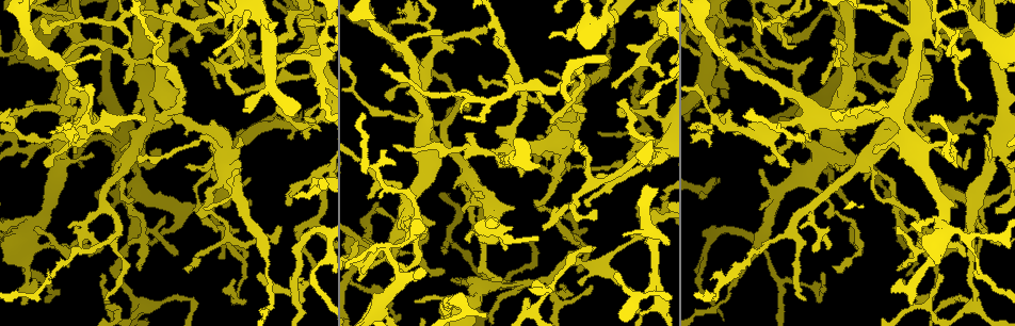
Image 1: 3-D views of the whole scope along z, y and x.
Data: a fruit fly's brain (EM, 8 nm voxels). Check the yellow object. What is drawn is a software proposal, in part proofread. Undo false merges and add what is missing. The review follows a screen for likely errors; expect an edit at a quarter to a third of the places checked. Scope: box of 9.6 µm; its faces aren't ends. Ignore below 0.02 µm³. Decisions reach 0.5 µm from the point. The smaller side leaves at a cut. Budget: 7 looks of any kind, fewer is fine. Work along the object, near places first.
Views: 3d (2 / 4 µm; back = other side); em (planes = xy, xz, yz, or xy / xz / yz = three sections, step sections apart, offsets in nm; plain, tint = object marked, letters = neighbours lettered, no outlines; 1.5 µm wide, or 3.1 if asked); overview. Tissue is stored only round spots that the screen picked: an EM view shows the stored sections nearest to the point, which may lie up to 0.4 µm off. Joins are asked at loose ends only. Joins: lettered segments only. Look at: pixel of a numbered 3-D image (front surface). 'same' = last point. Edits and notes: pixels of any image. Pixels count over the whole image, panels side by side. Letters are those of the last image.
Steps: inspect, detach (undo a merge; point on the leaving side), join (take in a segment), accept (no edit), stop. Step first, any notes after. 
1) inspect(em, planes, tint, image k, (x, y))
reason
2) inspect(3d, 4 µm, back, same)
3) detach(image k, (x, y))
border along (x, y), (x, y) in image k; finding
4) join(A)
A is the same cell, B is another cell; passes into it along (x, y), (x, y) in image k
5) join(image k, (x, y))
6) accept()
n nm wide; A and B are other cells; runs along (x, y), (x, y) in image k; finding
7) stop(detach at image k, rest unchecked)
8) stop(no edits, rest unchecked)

inspect(em, planes, letters, image 1, (320, 118))
calibre changes

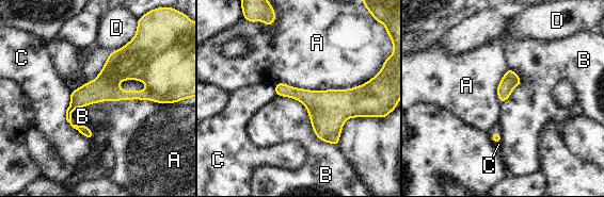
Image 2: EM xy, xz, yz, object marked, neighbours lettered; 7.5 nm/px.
accept()
A touches over 750 nm; A, B, C and D are other cells; one neuron here

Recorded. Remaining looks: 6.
inspect(em, planes, letters, image 1, (696, 110))
an open end

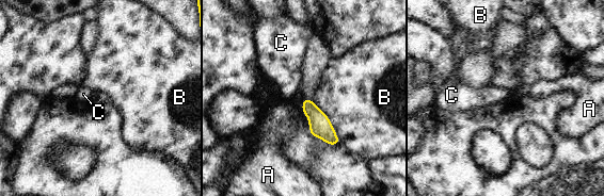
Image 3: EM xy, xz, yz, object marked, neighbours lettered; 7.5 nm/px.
accept()
120 nm wide; B touches over 440 nm; A, B and C are other cells; none of them fits

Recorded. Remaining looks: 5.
inspect(em, planes, letters, image 1, (794, 45))
free end

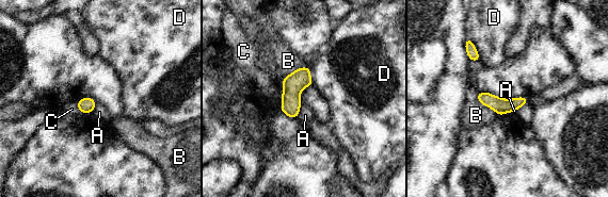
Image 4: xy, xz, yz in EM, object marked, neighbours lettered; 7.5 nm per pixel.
accept()
B touches over 200 nm; A, B, C and D are other cells; runs along (479, 98), (495, 103), (525, 100) in image 4; no lettered segment goes on from it

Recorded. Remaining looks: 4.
stop(no edits, rest unchecked)

